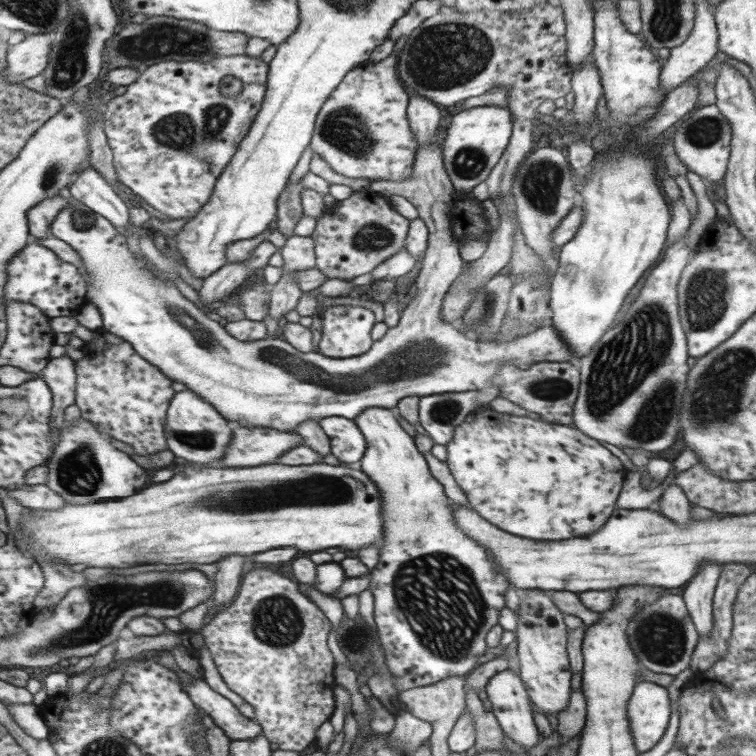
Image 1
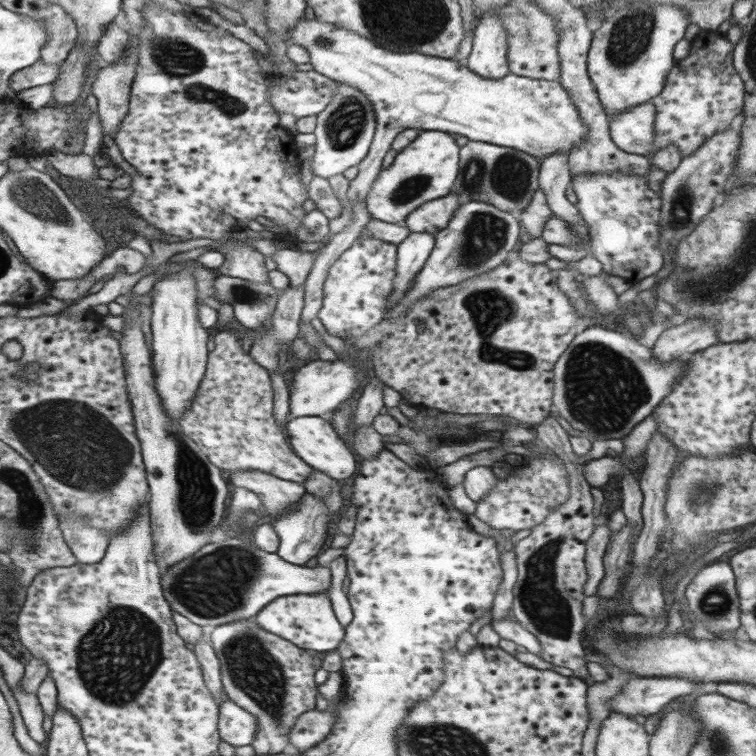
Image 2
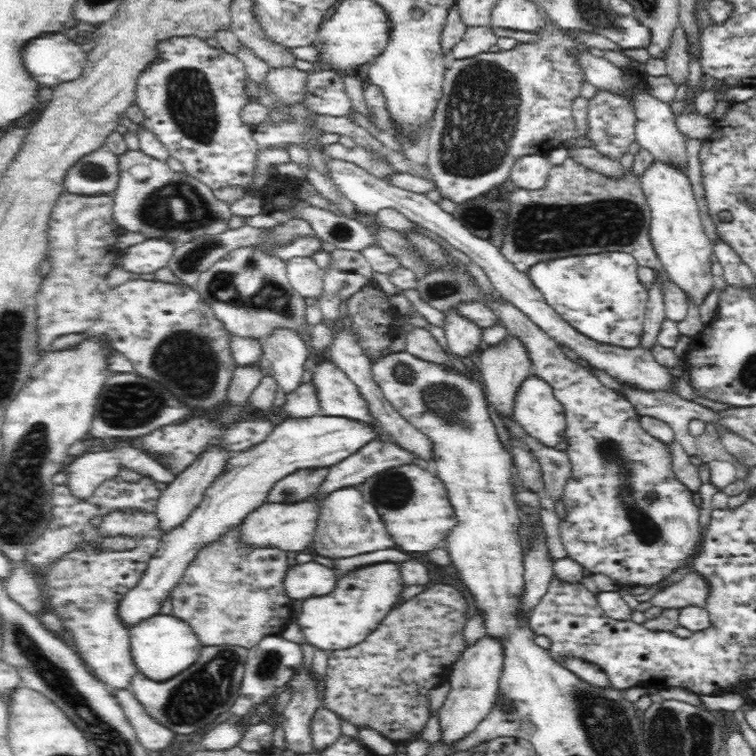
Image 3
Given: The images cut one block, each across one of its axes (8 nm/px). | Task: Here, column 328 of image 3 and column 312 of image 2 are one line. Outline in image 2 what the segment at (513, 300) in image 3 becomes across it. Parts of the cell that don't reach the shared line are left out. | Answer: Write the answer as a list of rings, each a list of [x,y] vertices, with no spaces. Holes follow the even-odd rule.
[[[341,82],[329,107],[319,114],[317,135],[317,152],[313,159],[313,173],[329,179],[343,174],[356,165],[361,165],[370,153],[374,144],[375,131],[378,129],[378,116],[375,114],[374,103],[366,94]]]

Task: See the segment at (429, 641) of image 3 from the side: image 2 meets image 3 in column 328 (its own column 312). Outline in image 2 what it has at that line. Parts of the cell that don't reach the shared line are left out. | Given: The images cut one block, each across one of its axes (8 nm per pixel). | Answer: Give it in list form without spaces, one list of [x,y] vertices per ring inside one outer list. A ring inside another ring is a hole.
[[[257,617],[231,622],[215,628],[210,636],[220,661],[223,663],[223,681],[228,698],[259,718],[259,736],[255,740],[257,755],[282,754],[291,750],[291,734],[303,715],[318,708],[321,687],[317,679],[315,651],[308,651],[294,642],[264,630]]]

